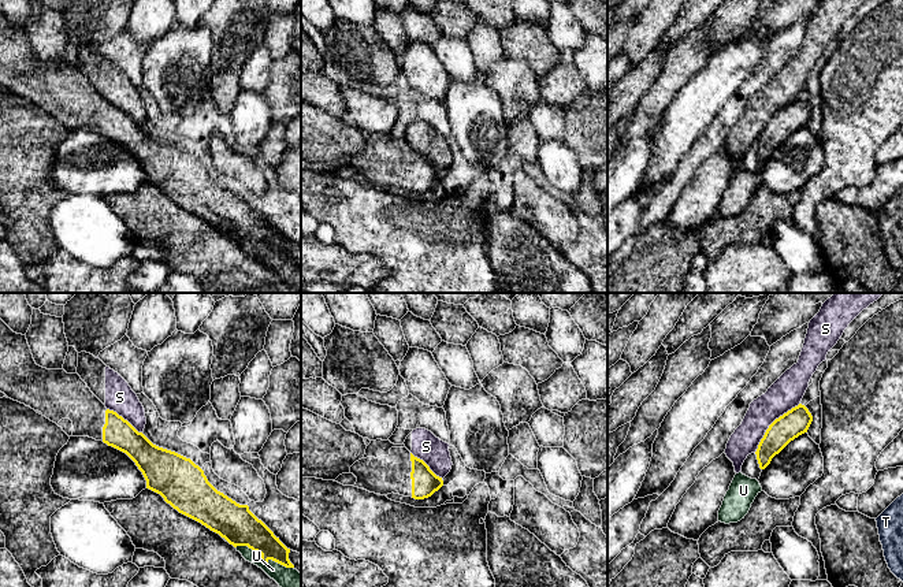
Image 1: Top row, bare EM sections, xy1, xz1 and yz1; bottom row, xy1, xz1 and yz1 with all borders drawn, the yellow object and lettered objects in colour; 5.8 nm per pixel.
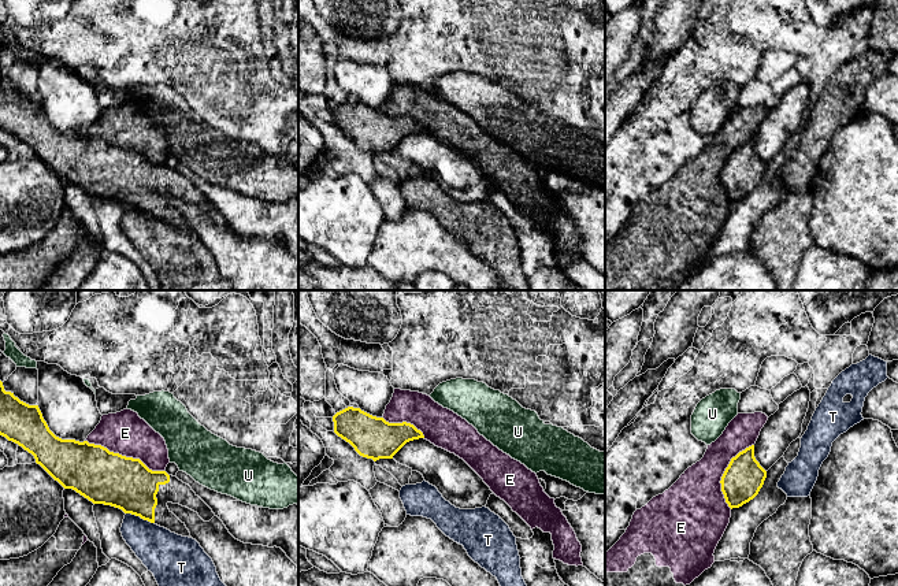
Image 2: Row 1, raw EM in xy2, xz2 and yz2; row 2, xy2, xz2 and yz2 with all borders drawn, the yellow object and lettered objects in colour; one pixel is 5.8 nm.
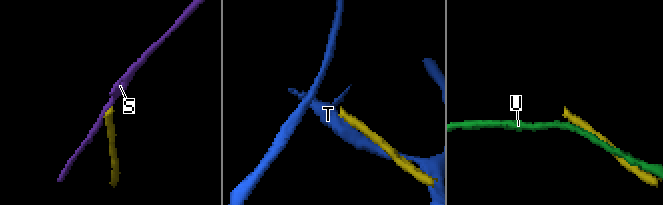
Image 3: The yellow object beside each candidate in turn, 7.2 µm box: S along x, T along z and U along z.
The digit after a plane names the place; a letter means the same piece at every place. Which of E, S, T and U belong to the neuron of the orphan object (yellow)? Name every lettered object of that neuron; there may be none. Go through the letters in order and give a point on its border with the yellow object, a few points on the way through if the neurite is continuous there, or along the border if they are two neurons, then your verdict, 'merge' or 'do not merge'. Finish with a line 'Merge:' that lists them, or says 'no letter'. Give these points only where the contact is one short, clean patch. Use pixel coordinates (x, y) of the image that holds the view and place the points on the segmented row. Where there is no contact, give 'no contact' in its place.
E: xy2 (125, 456) | do not merge
S: yz1 (770, 424) | do not merge
T: xy2 (140, 516) | along xy2 (126, 512), (154, 523) | do not merge
U: xy1 (262, 561) | do not merge
Merge: no letter

